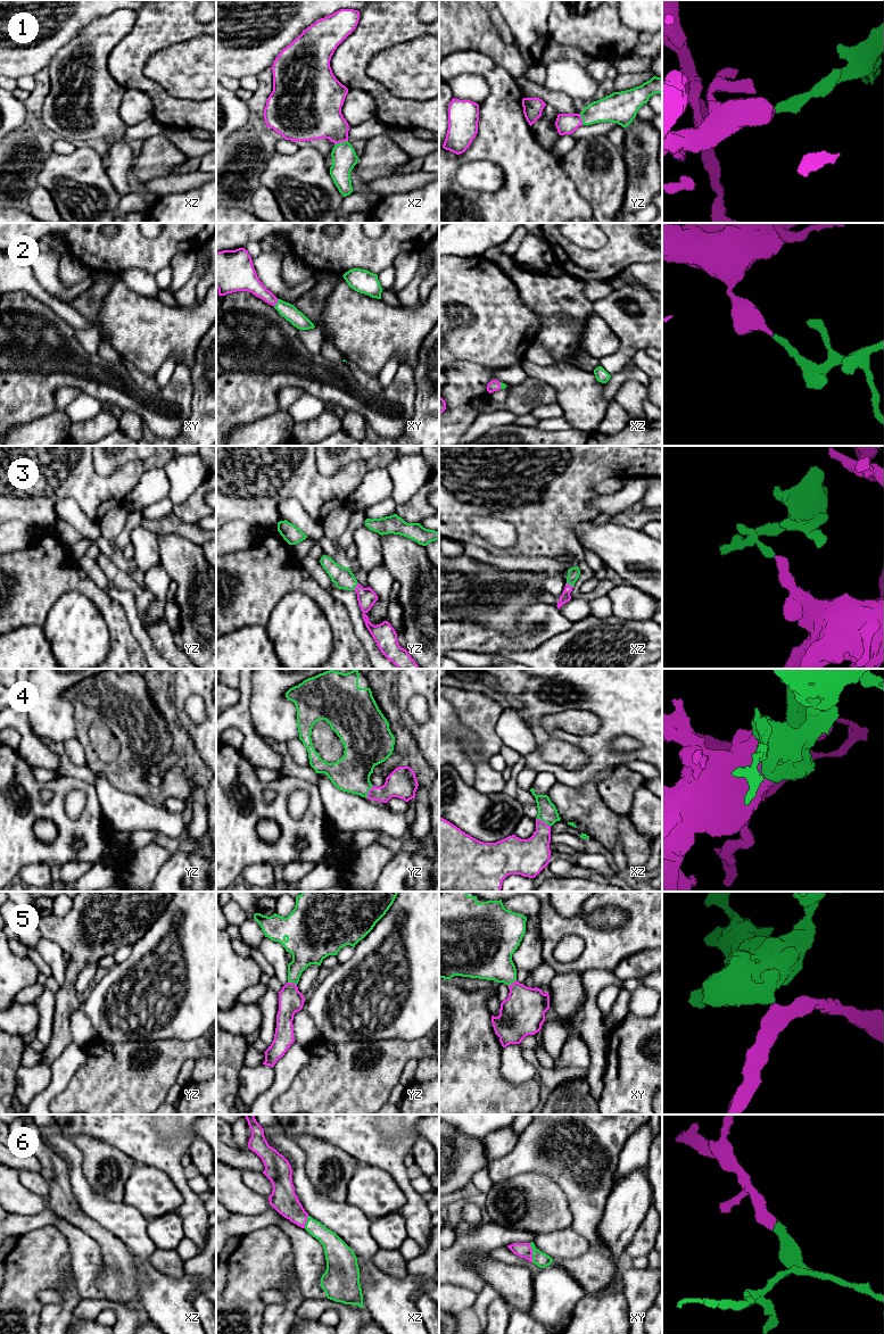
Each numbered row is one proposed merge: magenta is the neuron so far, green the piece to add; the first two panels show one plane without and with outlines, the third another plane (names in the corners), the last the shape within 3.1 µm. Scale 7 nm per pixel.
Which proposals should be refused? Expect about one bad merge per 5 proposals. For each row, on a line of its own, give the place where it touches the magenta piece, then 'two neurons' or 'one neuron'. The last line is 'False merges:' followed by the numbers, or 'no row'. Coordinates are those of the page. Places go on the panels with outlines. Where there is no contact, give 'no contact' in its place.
1: meets magenta in xz at (340, 141); one neuron
2: meets magenta in xy at (277, 301); one neuron
3: meets magenta in yz at (356, 586); one neuron
4: meets magenta in xz at (543, 821); one neuron
5: meets magenta in yz at (292, 983); one neuron
6: meets magenta in xy at (531, 1252); one neuron
False merges: no row

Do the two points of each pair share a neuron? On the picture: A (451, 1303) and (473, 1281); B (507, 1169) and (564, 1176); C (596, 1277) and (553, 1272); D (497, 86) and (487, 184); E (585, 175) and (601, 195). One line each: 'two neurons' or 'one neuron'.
A: two neurons
B: one neuron
C: two neurons
D: two neurons
E: one neuron

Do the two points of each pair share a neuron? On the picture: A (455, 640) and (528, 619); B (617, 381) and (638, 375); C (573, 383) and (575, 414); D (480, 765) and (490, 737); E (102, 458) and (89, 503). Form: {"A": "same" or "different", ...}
{"A": "same", "B": "same", "C": "same", "D": "different", "E": "different"}

